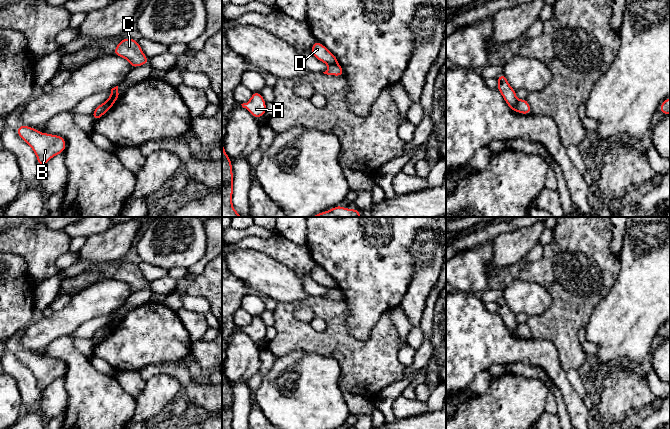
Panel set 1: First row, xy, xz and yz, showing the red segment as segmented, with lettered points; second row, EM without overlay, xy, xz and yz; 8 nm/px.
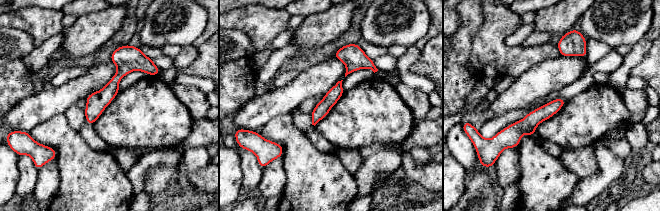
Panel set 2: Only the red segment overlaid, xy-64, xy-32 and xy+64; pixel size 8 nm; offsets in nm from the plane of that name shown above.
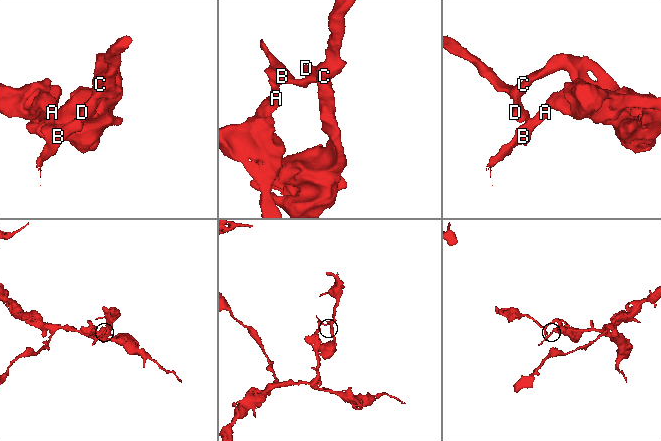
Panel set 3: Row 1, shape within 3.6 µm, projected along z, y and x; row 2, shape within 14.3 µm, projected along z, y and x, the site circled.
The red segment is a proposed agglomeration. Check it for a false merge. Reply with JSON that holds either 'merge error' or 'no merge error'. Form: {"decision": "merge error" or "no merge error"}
{"decision": "merge error"}

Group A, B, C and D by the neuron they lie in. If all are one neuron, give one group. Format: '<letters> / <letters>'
A B / C D

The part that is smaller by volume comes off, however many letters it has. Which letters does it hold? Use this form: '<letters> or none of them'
C, D

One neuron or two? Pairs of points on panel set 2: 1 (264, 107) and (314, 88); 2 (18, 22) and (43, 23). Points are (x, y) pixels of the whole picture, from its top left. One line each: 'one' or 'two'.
1: one
2: one

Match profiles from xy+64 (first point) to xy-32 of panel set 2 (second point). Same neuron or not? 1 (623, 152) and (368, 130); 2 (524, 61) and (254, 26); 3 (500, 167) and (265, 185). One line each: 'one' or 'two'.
1: two
2: one
3: one

